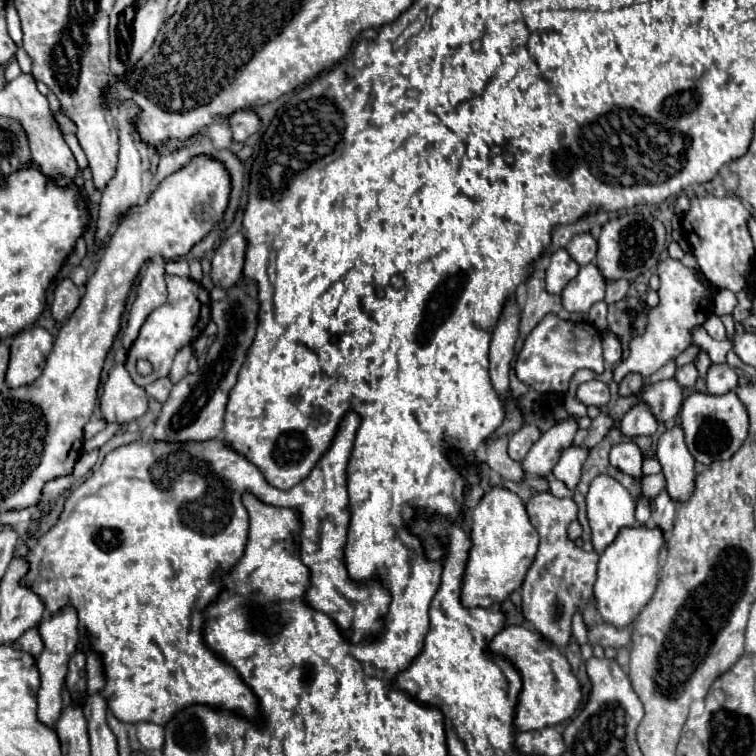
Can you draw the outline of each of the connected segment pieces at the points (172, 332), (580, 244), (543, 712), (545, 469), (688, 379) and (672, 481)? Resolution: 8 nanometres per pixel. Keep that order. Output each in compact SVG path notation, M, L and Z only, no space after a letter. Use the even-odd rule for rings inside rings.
M165 276L165 280L167 280L167 290L169 290L167 302L149 314L149 318L141 326L137 340L133 342L133 346L127 354L127 370L129 370L129 374L137 386L147 386L147 384L151 384L163 376L169 376L175 354L185 344L195 342L195 338L199 336L199 316L201 316L201 332L207 326L207 322L211 320L209 292L203 286L199 286L197 282L193 282L189 278L179 278L179 276ZM199 292L201 292L201 306L199 306ZM137 360L151 362L153 372L149 376L141 376L137 372Z
M577 234L573 236L573 240L567 246L567 252L571 254L571 258L579 264L585 266L589 262L595 260L597 254L597 240L591 234Z
M507 626L499 632L489 644L491 652L503 654L511 660L511 664L521 672L523 690L519 694L519 704L515 712L515 728L517 730L539 730L547 726L555 726L575 714L581 704L581 682L571 670L563 650L547 642L539 632L527 630L525 626Z
M571 416L553 424L547 432L541 434L537 444L533 444L533 448L529 450L529 456L525 456L523 470L539 476L549 474L553 466L559 462L561 452L573 444L577 430L579 426Z
M693 362L677 368L677 374L675 374L675 380L683 386L683 388L693 388L695 386L695 380L697 380L697 368Z
M669 424L657 442L657 460L663 466L667 492L673 500L687 500L695 488L695 460L685 448L679 424Z

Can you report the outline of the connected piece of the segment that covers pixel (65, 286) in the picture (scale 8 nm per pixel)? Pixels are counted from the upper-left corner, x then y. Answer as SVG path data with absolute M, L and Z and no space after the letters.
M69 278L63 280L55 288L55 300L53 300L53 306L51 306L53 318L57 322L65 322L75 312L75 308L79 306L79 300L81 300L79 288Z

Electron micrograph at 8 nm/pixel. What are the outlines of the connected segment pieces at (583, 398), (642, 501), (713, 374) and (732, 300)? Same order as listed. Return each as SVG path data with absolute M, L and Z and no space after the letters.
M585 382L577 388L577 400L583 402L585 406L605 406L609 402L609 388L605 382Z
M643 494L637 498L637 522L639 524L649 522L649 500Z
M711 364L705 380L711 394L725 394L737 388L737 374L729 364Z
M717 290L717 294L715 294L715 310L717 310L719 316L721 314L731 314L735 306L737 306L737 298L735 298L733 292Z

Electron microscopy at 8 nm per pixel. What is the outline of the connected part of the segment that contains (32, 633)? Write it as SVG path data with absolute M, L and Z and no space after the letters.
M29 628L21 638L17 638L17 640L13 642L13 648L25 650L25 652L29 652L29 654L33 654L33 656L39 656L41 650L43 650L43 642L41 642L39 632L37 632L35 628Z

